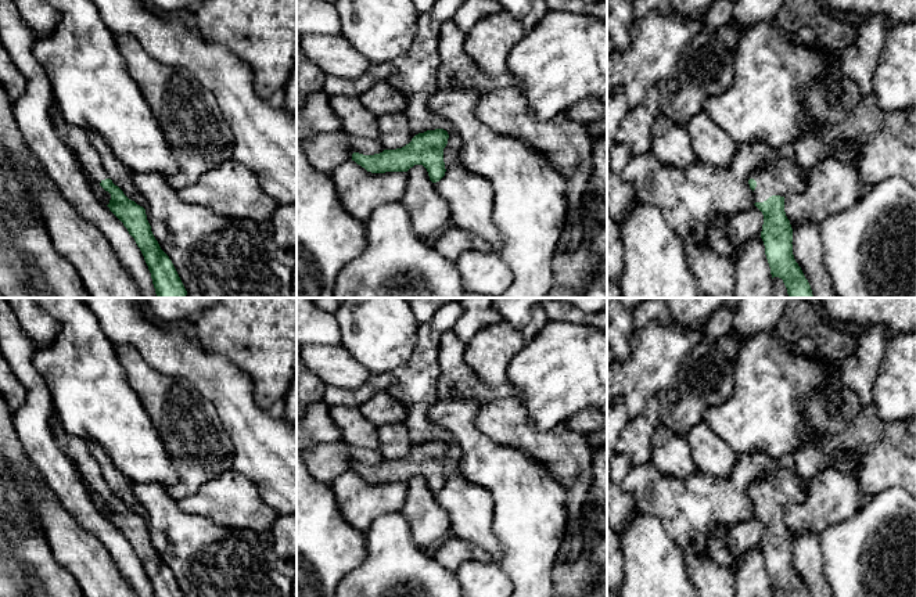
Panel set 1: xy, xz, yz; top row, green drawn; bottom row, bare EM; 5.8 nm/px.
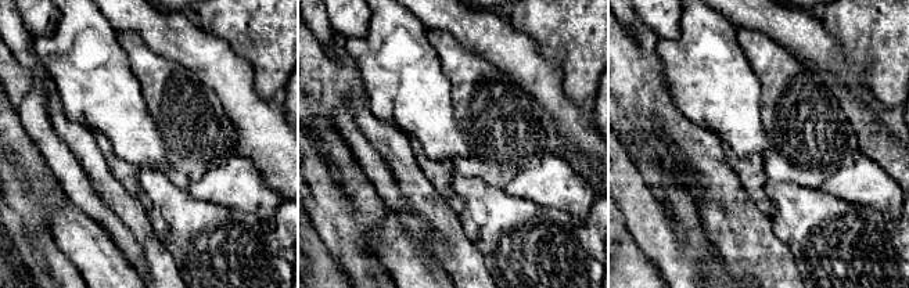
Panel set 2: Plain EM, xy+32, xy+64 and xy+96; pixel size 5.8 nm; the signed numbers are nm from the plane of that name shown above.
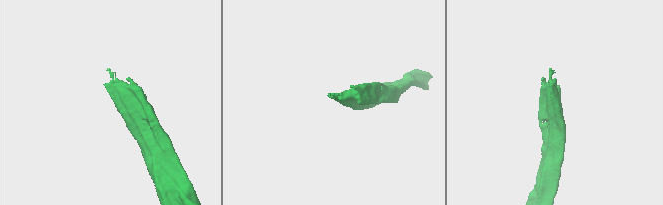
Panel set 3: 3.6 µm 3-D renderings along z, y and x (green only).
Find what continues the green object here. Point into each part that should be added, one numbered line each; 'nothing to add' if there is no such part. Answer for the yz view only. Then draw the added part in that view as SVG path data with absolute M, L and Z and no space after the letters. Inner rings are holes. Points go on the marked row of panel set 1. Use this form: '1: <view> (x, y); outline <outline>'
1: yz (787, 176); outline M780 157L775 166L761 168L751 173L757 181L752 191L754 202L764 202L772 195L784 197L787 193L801 193L808 183L808 170L795 161Z

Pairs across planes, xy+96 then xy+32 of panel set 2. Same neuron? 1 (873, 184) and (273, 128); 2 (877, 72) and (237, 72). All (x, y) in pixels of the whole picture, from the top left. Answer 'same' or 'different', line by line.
1: different
2: different

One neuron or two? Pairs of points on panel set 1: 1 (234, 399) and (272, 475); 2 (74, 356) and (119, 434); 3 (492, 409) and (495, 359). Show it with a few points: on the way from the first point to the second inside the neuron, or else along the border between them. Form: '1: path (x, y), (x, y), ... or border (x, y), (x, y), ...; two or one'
1: path (243, 419), (272, 456); one
2: path (83, 376), (90, 395), (110, 414); one
3: border (467, 366), (485, 382), (506, 385); two

